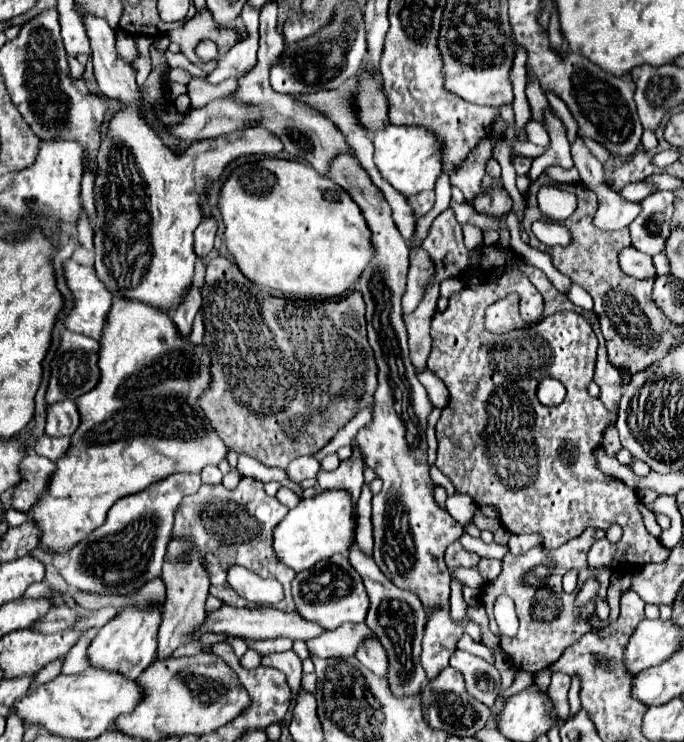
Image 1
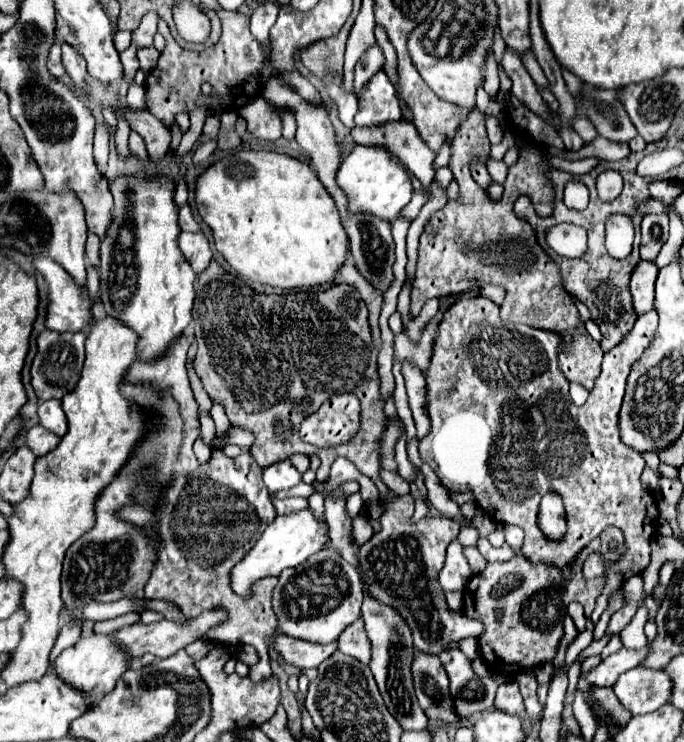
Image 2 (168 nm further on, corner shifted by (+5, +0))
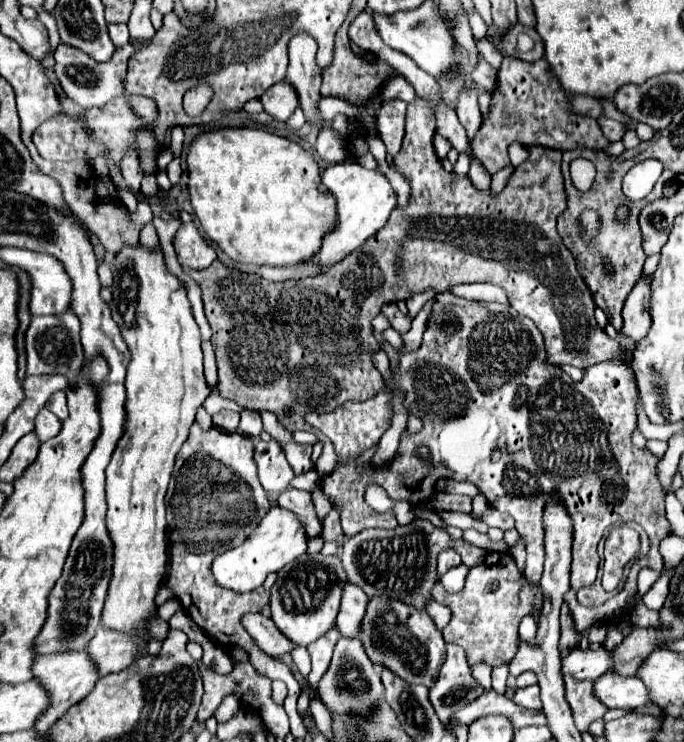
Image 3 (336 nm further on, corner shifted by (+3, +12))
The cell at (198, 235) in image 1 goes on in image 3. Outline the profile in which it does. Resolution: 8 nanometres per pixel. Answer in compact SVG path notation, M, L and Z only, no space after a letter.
M193 222L179 226L179 230L173 238L173 246L177 252L179 264L183 268L205 270L217 258L215 248L211 244L207 244L205 238L201 238L201 234Z

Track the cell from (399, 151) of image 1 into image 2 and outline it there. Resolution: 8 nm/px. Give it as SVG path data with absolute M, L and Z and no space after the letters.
M357 144L349 156L341 162L337 172L337 184L349 196L349 210L357 212L373 212L383 220L393 220L399 216L399 210L409 204L413 196L413 184L409 172L393 162L393 152L387 146L361 146Z

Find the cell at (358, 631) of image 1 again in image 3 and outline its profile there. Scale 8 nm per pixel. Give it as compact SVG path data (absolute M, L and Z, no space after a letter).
M245 614L241 618L241 624L247 630L247 634L257 642L257 646L263 652L267 652L269 656L277 658L295 648L293 644L289 644L289 640L285 636L281 636L281 632L275 628L273 620L263 614Z

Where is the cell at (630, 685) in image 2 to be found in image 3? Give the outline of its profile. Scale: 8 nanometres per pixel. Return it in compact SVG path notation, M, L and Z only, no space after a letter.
M607 672L601 680L595 680L593 694L609 710L613 708L641 708L647 704L647 688L635 676L619 676Z

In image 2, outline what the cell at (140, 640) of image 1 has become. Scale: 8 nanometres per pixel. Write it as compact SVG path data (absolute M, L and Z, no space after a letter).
M89 634L87 638L83 636L75 646L63 650L63 654L55 662L57 676L61 676L65 682L73 684L83 692L89 692L95 700L111 692L111 688L115 688L117 680L129 668L131 658L127 656L127 652L123 652L123 648L119 648L119 644L115 644L115 640L111 640L111 634Z

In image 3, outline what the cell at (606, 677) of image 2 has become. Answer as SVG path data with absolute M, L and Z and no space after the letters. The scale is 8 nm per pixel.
M573 648L561 660L561 674L571 674L577 680L597 680L611 670L611 652L605 648L599 650L581 650Z

